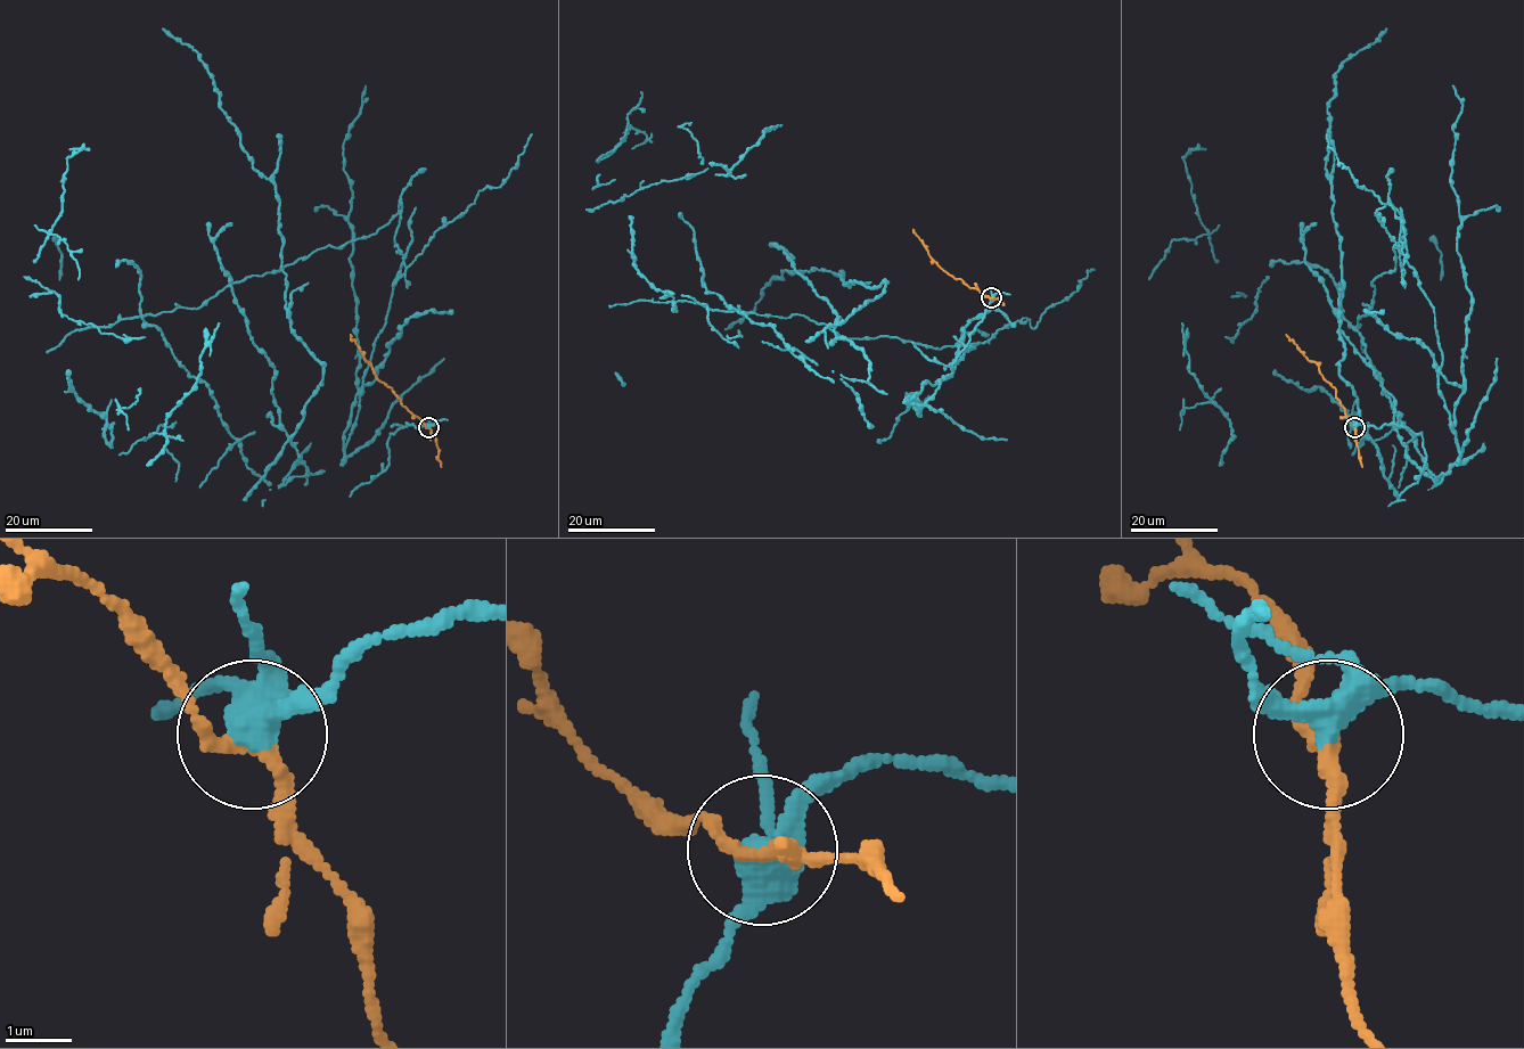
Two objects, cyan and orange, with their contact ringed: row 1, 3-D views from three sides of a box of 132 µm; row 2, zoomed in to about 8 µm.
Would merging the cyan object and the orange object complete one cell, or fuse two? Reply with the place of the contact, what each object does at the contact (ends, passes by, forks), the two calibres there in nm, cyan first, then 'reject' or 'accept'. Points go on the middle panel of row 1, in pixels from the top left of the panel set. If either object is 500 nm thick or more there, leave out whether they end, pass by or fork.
at (991, 297); cyan forks there; orange passes by; 360 nm thick on the cyan side, 200 nm on the other; reject

